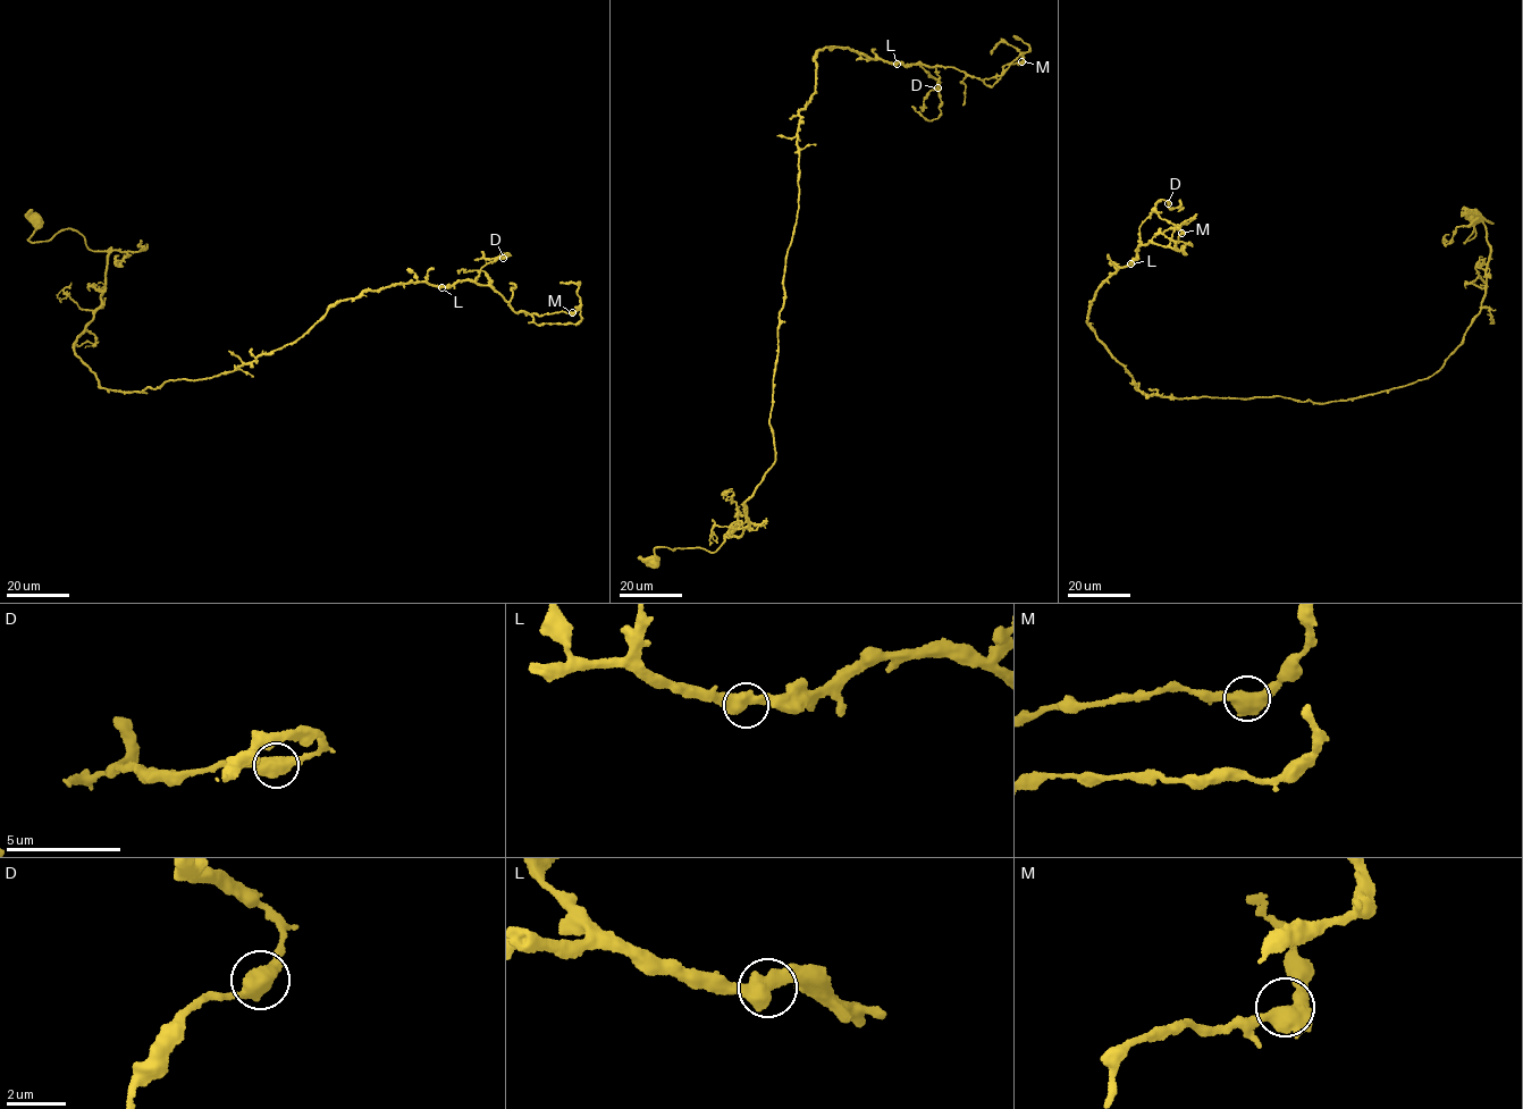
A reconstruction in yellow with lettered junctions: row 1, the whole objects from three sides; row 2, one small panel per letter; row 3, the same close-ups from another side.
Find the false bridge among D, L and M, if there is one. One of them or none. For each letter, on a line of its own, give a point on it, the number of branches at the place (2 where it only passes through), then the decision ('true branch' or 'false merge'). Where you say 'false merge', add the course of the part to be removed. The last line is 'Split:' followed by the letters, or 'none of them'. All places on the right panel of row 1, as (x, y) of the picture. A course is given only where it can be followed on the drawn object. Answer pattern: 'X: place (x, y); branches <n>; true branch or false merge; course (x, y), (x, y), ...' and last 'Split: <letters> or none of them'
D: place (1168, 203); branches 2; true branch
L: place (1130, 263); branches 2; true branch
M: place (1181, 233); branches 2; true branch
Split: none of them

